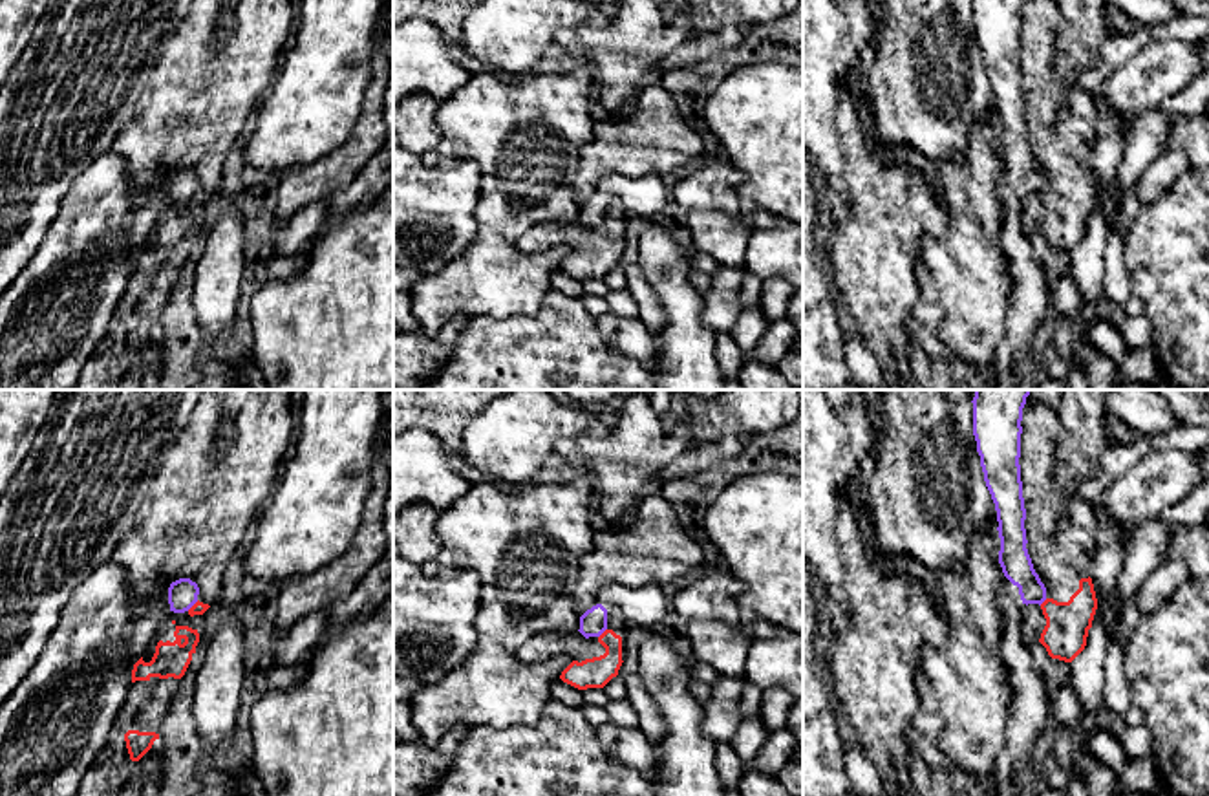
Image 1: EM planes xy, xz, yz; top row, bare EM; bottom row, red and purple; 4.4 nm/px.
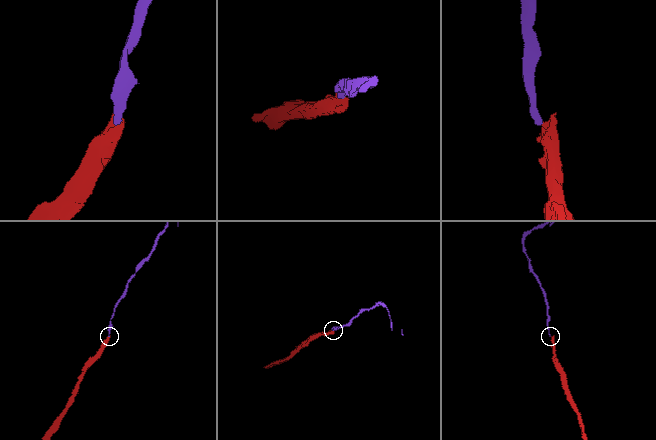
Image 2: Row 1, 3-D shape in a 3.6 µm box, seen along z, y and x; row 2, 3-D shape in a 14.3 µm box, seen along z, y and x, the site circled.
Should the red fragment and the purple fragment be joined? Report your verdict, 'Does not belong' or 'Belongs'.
Does not belong

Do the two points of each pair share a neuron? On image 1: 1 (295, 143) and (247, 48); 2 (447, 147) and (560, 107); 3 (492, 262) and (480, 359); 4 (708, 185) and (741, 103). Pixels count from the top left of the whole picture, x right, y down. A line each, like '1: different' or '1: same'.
1: different
2: same
3: different
4: different

